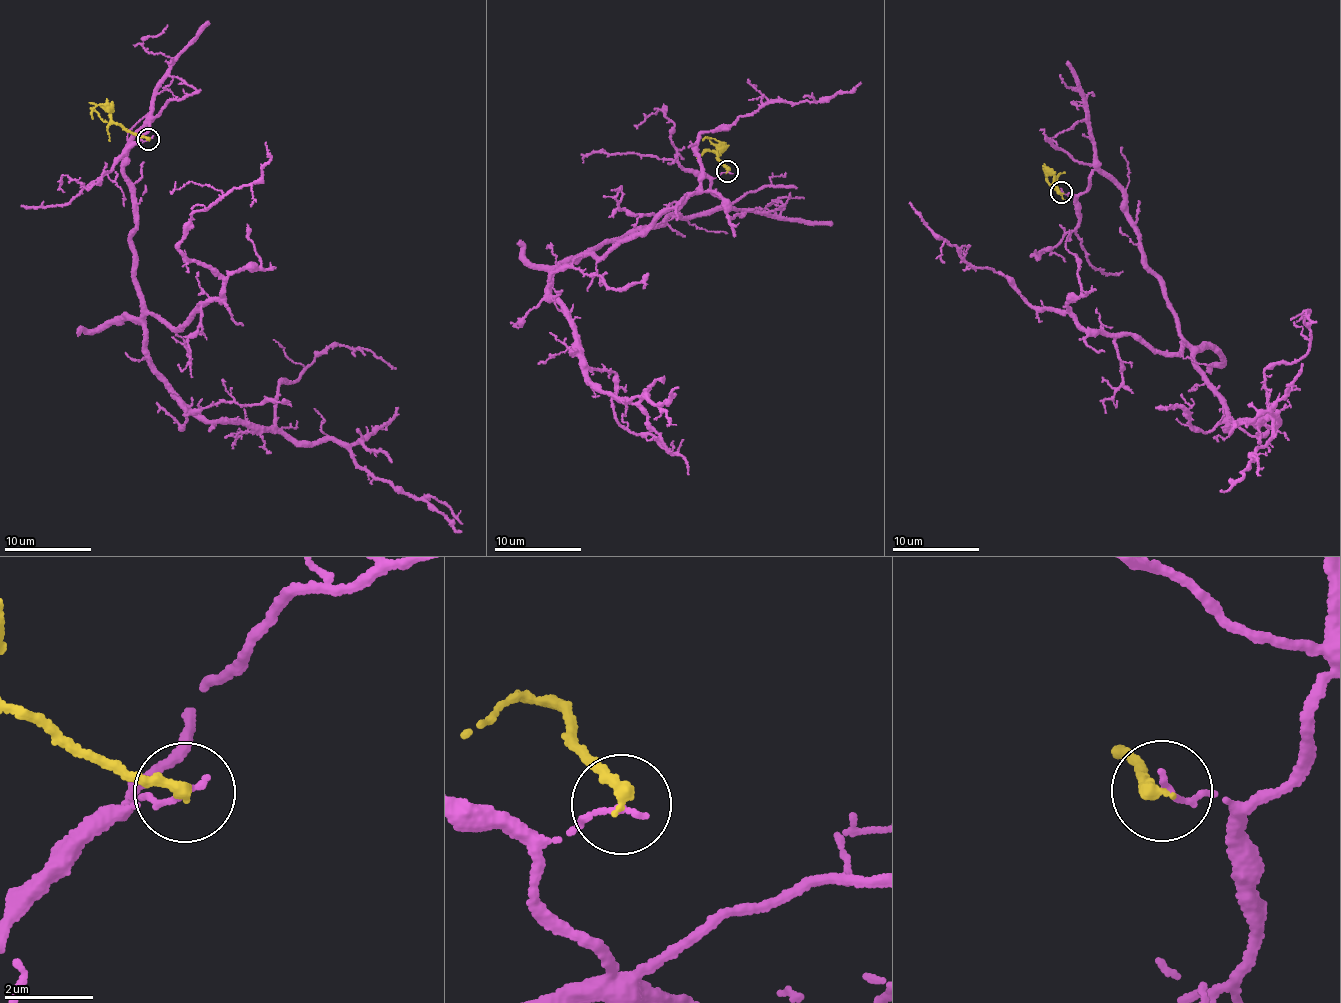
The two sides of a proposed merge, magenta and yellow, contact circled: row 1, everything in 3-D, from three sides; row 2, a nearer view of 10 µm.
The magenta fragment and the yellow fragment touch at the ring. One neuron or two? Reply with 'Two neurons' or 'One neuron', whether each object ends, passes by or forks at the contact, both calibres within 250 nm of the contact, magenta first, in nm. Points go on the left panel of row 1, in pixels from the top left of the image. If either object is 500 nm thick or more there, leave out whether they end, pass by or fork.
Two neurons. At the ring magenta ends. At the ring yellow ends. Thickness 130 nm (magenta) against 280 nm

